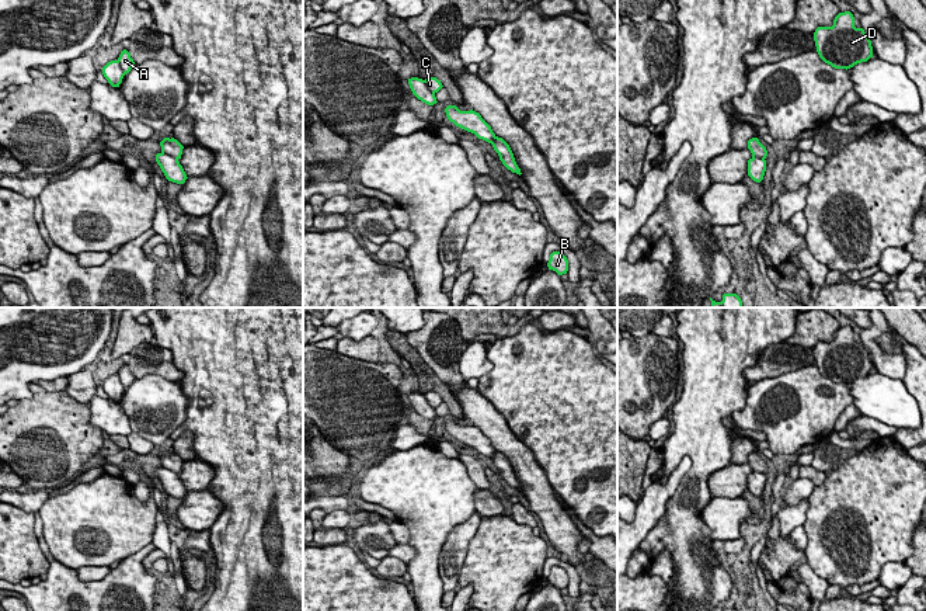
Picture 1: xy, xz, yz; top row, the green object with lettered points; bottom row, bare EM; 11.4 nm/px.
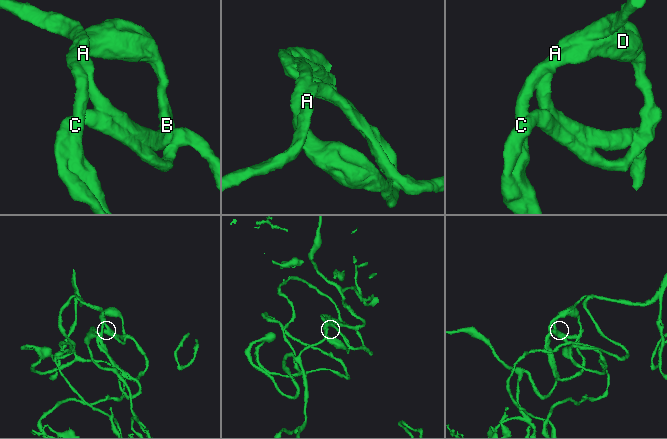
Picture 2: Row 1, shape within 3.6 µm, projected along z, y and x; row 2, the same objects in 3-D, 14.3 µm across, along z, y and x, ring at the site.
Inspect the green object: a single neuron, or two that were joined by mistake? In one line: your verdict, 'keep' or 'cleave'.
keep

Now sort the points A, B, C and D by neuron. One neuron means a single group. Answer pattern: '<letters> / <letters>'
A B C D

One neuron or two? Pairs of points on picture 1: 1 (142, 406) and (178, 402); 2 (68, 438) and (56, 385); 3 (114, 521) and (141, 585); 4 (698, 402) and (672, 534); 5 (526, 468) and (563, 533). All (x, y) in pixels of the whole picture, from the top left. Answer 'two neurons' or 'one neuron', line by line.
1: one neuron
2: two neurons
3: two neurons
4: one neuron
5: one neuron

